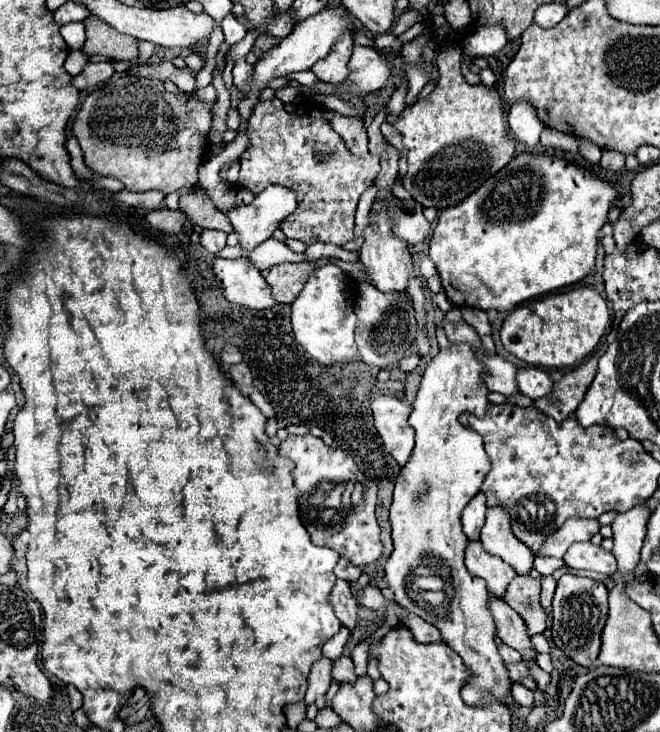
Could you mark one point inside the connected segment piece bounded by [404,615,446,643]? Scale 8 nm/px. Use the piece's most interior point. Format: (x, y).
(423, 632)

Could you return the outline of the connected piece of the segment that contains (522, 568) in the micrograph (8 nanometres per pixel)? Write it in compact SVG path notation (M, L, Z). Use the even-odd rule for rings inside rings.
M490 507L486 511L486 523L480 531L480 541L488 553L502 557L518 575L530 573L534 553L514 537L510 529L510 517L500 507Z

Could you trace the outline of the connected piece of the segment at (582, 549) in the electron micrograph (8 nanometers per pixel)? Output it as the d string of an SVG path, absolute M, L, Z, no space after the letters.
M580 541L570 545L570 549L564 555L564 561L572 569L584 569L584 571L596 571L602 575L612 575L616 571L614 555L600 545L594 545L590 541Z

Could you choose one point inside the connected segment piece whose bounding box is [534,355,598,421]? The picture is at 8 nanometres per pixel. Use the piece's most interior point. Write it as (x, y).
(568, 392)

